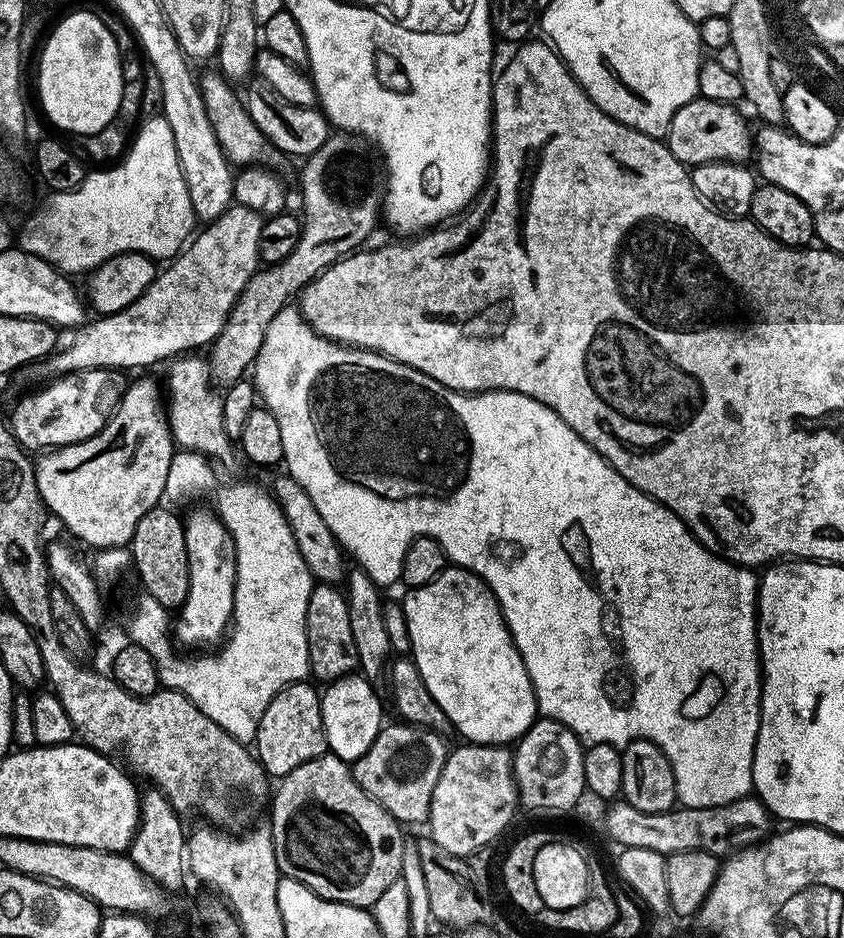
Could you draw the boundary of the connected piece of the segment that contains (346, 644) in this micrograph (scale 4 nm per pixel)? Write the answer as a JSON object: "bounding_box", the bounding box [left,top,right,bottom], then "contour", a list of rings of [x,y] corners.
{"bounding_box":[306,583,358,682],"contour":[[[317,583],[310,594],[306,610],[308,663],[311,675],[323,682],[351,676],[358,668],[358,650],[354,650],[354,634],[350,634],[350,610],[343,591],[335,584]]]}

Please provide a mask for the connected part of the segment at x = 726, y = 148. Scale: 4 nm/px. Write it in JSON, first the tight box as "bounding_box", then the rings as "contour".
{"bounding_box":[666,98,754,166],"contour":[[[703,98],[694,99],[682,106],[668,127],[666,143],[670,154],[674,154],[674,158],[678,158],[678,162],[685,166],[723,160],[728,160],[731,164],[745,163],[754,152],[754,132],[753,129],[748,129],[748,124],[738,109],[731,104],[710,102]]]}

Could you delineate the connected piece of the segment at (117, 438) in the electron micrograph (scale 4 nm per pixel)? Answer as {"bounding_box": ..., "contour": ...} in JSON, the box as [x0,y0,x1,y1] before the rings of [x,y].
{"bounding_box":[35,380,174,550],"contour":[[[136,380],[129,388],[123,389],[120,402],[116,405],[116,411],[113,412],[111,418],[108,419],[103,430],[97,436],[86,438],[77,444],[71,444],[65,448],[53,448],[45,451],[43,455],[35,461],[36,485],[40,491],[40,498],[44,501],[44,507],[49,513],[52,512],[81,540],[84,544],[89,544],[92,550],[103,550],[105,548],[124,548],[131,545],[132,535],[134,534],[134,526],[138,526],[138,522],[142,518],[142,514],[146,514],[146,510],[157,507],[165,499],[164,487],[166,486],[166,474],[170,474],[170,462],[172,461],[172,453],[174,451],[174,441],[172,432],[168,429],[168,417],[166,415],[165,405],[162,403],[162,388],[155,384],[152,380]]]}

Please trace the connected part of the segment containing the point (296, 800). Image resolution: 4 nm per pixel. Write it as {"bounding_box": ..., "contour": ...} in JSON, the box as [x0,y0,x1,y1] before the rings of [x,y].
{"bounding_box":[270,754,406,909],"contour":[[[331,754],[302,762],[302,766],[290,770],[290,774],[279,777],[277,784],[280,785],[277,788],[275,785],[270,796],[270,831],[281,877],[289,876],[302,882],[314,890],[314,894],[327,900],[371,909],[372,904],[382,898],[382,890],[386,890],[390,882],[400,879],[406,843],[406,837],[400,833],[400,821],[358,786],[349,761]]]}

